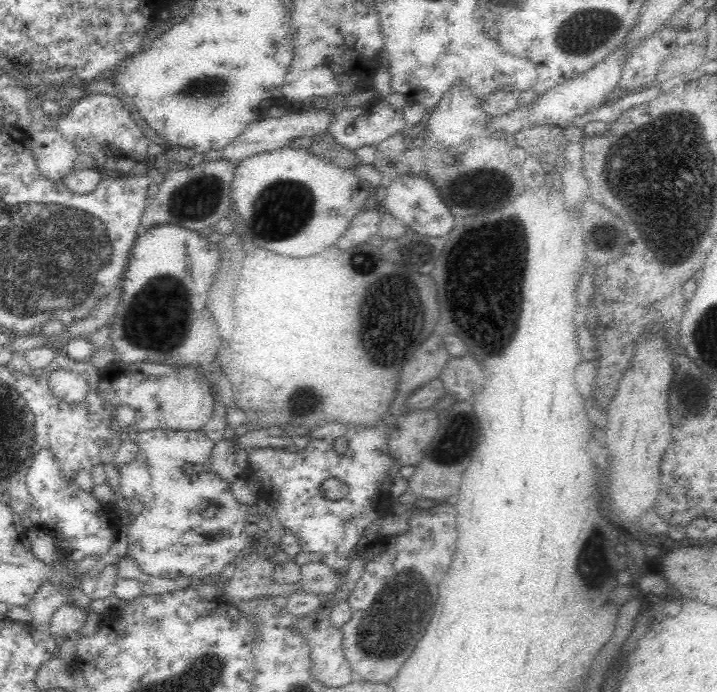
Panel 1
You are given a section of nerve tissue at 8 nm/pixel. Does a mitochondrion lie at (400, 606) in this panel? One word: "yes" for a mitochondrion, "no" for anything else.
yes

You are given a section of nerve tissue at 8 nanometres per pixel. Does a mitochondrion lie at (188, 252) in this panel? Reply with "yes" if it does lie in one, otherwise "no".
no

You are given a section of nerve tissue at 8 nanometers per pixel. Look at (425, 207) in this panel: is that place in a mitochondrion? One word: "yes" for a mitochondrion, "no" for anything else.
yes

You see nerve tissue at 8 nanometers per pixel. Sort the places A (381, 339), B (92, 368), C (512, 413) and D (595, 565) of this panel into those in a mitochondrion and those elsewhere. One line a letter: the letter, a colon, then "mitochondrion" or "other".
A: mitochondrion
B: other
C: other
D: mitochondrion

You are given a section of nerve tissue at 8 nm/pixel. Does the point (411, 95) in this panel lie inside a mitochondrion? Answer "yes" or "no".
no

